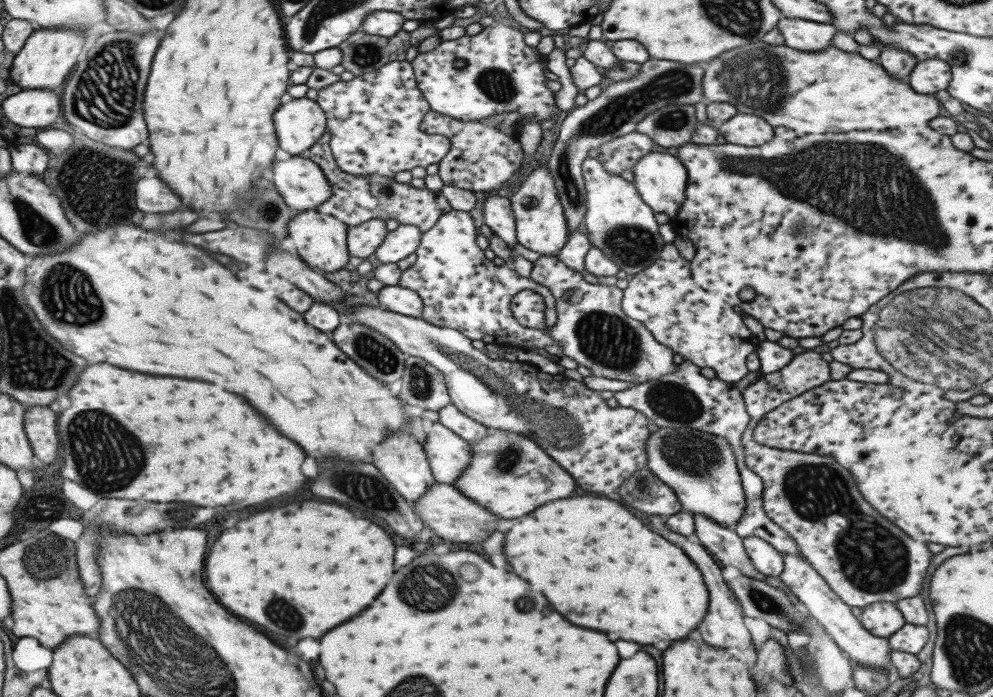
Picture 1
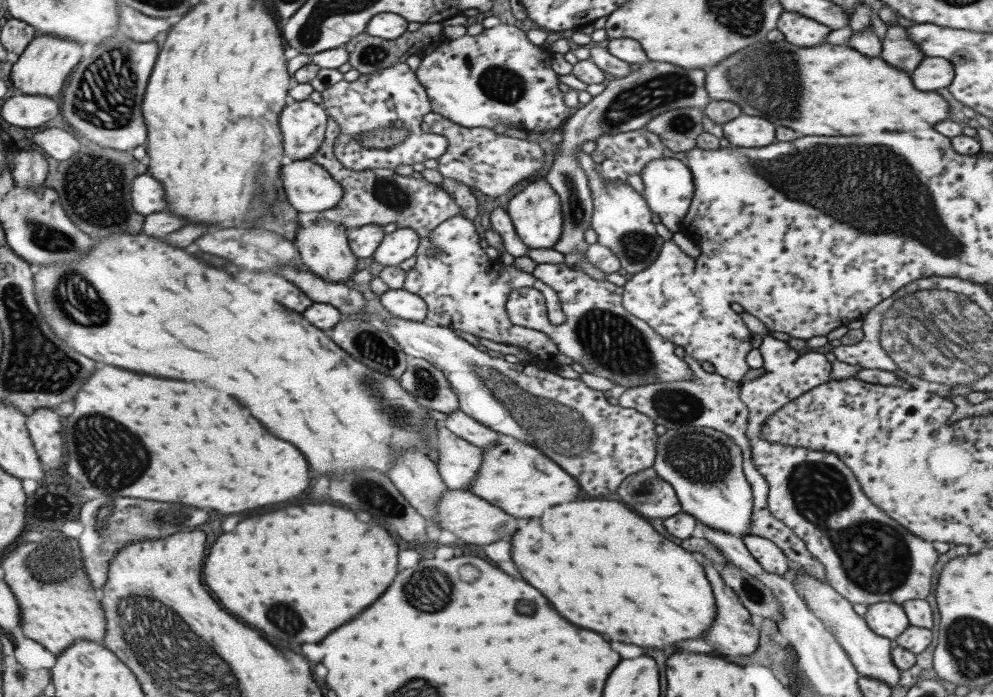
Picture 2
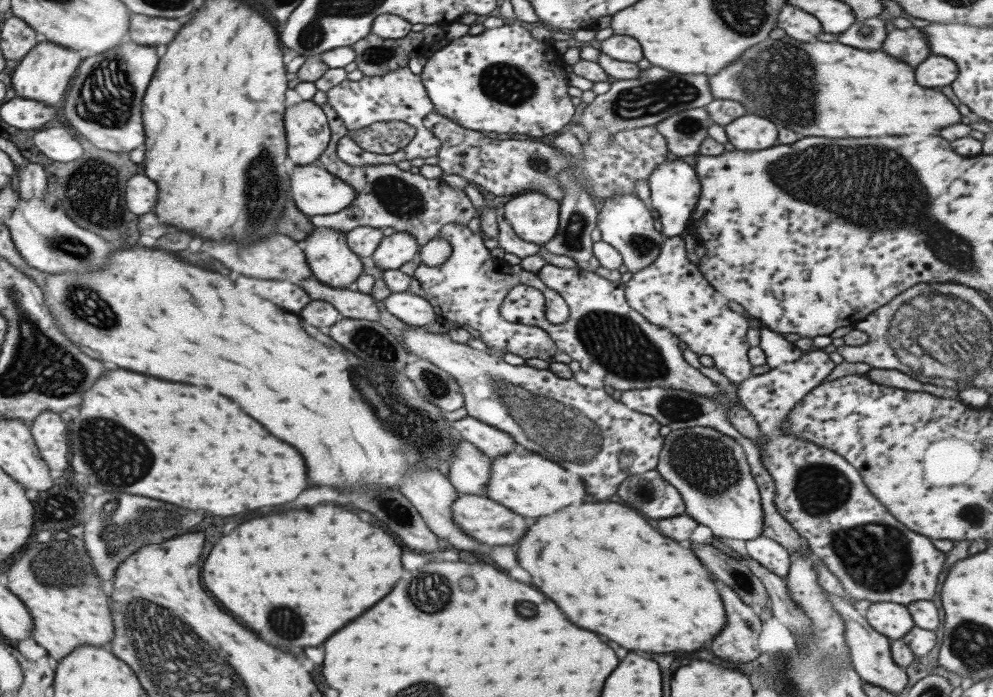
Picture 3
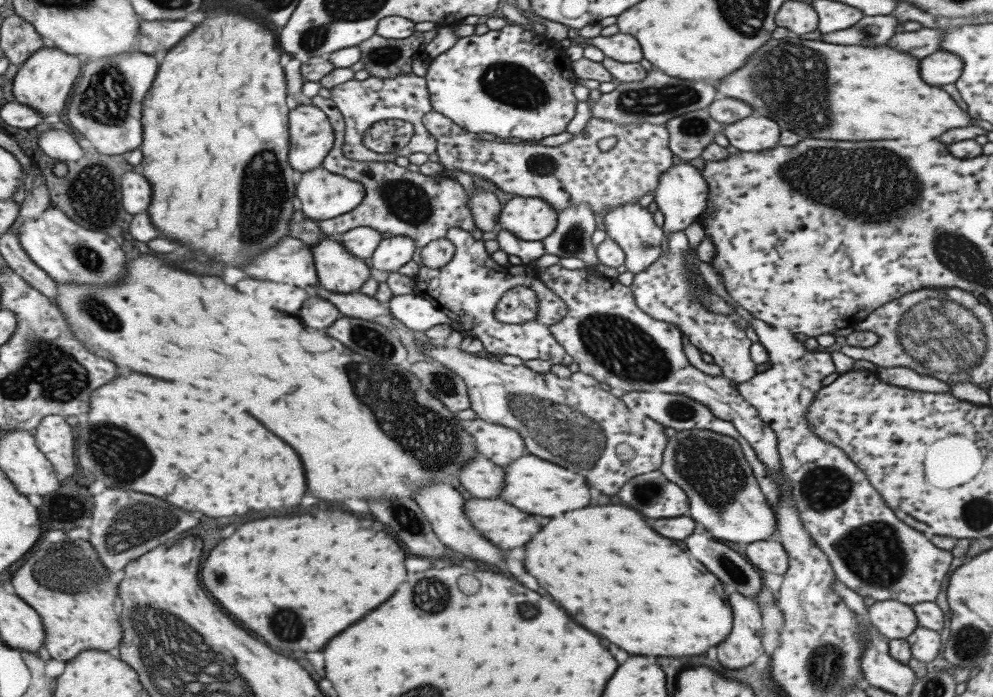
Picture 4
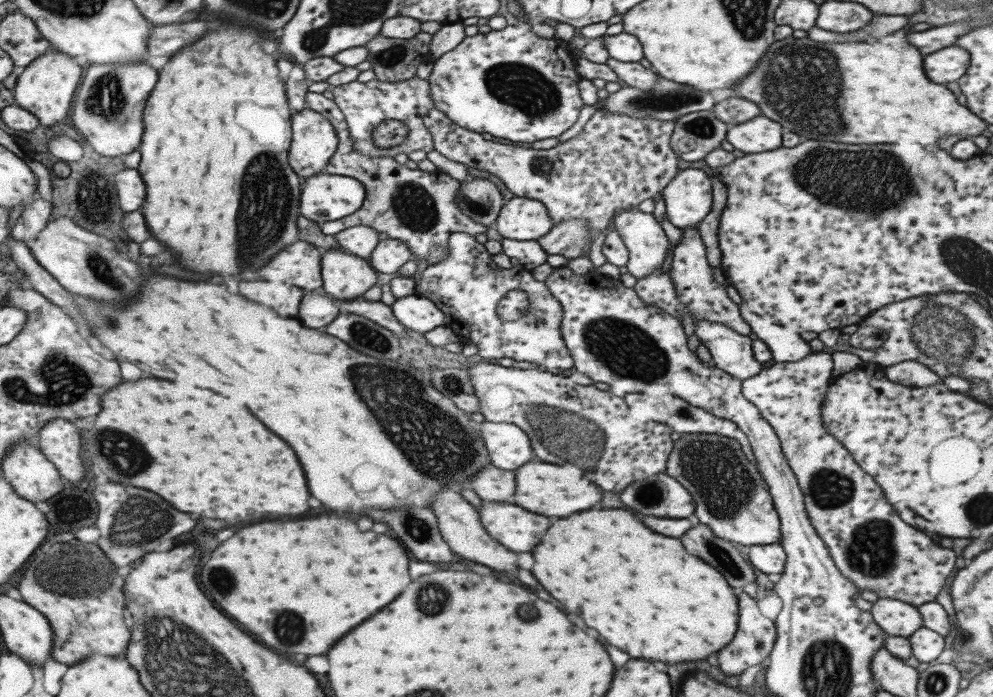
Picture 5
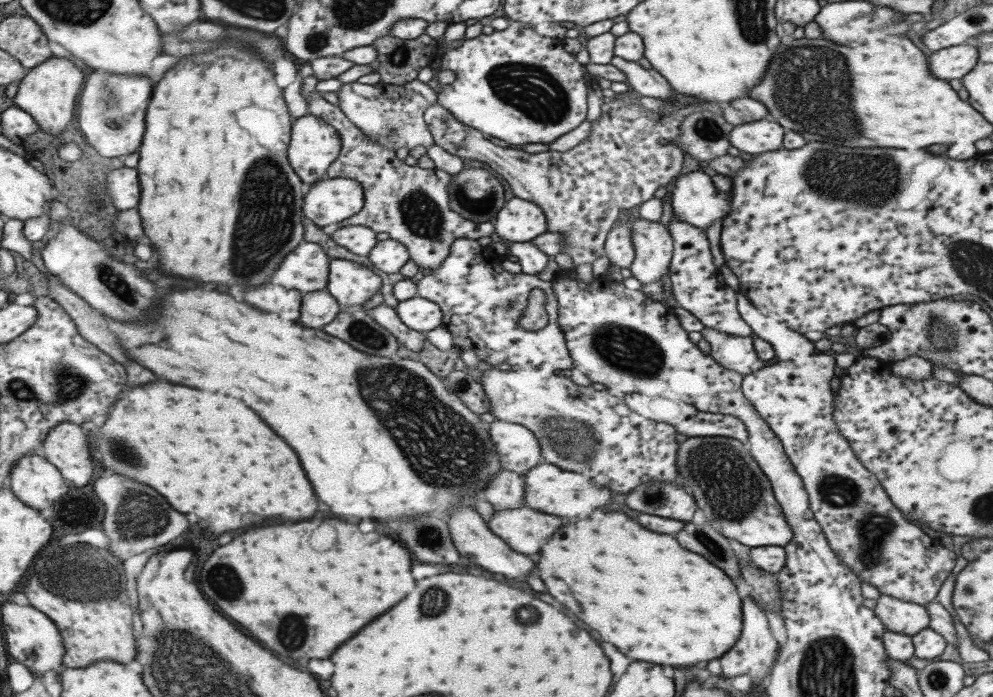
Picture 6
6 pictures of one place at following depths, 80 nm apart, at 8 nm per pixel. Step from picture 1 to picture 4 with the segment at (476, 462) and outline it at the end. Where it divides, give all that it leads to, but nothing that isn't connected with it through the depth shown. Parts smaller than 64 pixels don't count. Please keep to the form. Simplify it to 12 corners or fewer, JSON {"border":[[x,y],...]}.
{"border":[[527,451],[498,498],[537,516],[587,506],[579,474]]}

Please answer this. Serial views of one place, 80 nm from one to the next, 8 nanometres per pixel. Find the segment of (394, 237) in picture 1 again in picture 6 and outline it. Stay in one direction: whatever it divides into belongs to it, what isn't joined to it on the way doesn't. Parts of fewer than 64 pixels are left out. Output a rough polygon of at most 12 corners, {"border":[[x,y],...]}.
{"border":[[391,239],[377,241],[367,257],[381,274],[397,273],[409,260]]}

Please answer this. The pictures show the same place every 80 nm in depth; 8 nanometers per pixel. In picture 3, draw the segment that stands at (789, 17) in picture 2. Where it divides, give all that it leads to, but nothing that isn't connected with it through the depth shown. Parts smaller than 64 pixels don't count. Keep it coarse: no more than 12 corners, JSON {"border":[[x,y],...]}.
{"border":[[786,3],[776,27],[787,39],[814,42],[822,32],[814,16]]}

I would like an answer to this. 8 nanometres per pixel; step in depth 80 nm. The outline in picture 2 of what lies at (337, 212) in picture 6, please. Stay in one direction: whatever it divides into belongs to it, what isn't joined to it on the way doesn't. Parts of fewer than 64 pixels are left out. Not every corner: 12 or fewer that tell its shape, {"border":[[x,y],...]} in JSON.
{"border":[[311,159],[287,161],[280,176],[299,213],[327,211],[341,187]]}

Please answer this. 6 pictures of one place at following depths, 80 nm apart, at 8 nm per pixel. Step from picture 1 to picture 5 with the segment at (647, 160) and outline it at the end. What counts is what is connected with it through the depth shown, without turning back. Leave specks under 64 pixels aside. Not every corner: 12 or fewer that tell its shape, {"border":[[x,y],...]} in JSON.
{"border":[[678,170],[662,188],[664,217],[697,226],[711,208],[711,179]]}

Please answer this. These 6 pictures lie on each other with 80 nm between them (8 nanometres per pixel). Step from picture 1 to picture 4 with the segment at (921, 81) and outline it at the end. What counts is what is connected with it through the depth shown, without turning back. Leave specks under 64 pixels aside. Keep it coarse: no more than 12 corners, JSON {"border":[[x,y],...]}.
{"border":[[937,50],[919,61],[921,80],[954,84],[961,59]]}

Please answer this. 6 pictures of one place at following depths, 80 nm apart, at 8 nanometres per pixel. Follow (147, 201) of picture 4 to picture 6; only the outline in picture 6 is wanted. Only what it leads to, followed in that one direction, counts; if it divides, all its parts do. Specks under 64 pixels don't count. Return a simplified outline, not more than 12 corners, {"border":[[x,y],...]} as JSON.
{"border":[[139,168],[108,174],[108,189],[120,210],[138,208]]}

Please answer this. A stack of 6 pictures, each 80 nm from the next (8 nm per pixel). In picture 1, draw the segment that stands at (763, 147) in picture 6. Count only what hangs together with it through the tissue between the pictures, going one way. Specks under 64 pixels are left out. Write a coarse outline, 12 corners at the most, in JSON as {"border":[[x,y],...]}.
{"border":[[751,114],[716,124],[727,143],[759,146],[773,138],[771,126]]}

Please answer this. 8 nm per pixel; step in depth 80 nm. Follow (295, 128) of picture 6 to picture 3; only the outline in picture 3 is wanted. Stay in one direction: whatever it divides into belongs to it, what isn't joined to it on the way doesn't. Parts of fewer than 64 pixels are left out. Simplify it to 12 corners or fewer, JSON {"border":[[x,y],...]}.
{"border":[[311,100],[285,111],[293,166],[317,164],[331,139]]}

